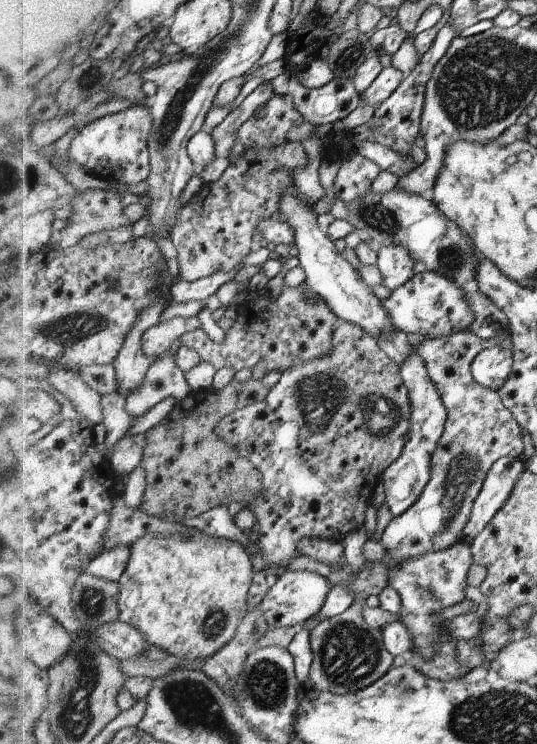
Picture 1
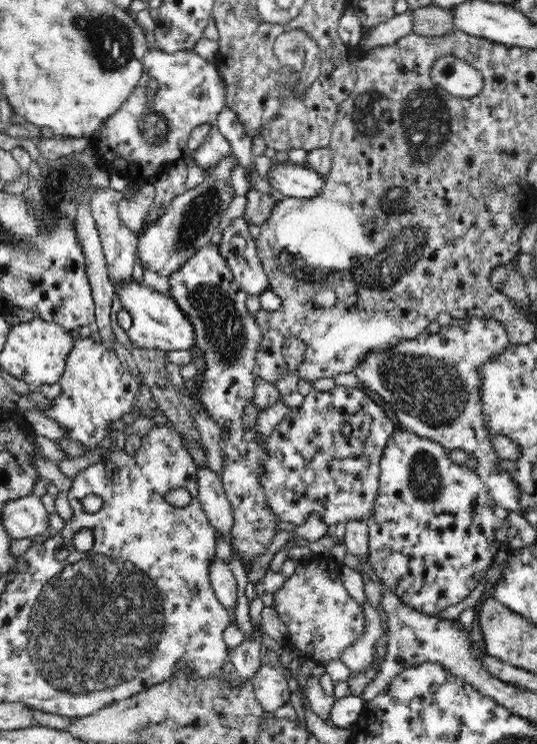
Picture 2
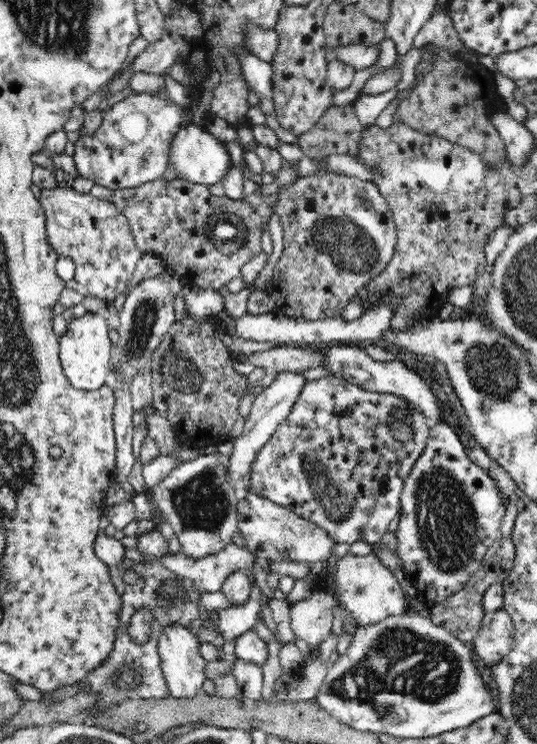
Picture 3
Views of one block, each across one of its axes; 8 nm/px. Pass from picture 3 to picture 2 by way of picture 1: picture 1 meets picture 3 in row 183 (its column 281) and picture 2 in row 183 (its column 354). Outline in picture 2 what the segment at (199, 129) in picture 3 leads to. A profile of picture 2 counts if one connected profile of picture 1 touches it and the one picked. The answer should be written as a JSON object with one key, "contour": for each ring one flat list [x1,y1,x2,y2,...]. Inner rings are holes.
{"contour":[[274,160,268,172,270,186,279,190,284,197,314,198,320,194,325,178,307,166,292,164,289,160,279,163]]}

